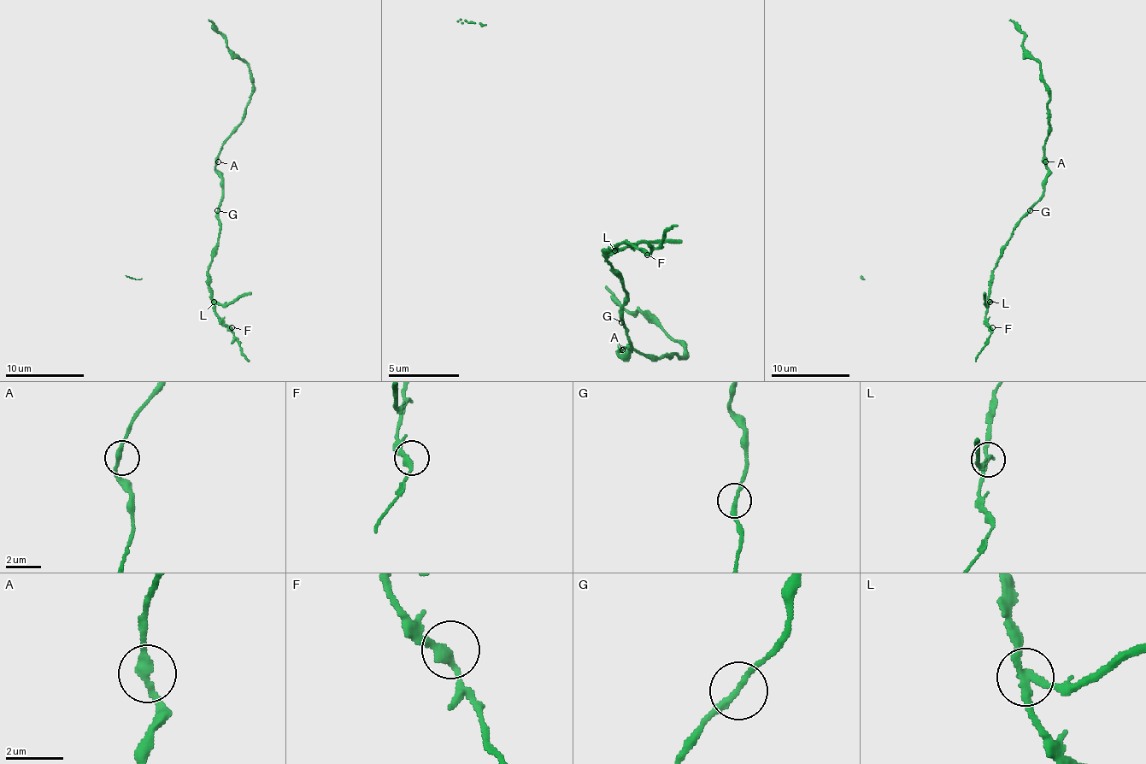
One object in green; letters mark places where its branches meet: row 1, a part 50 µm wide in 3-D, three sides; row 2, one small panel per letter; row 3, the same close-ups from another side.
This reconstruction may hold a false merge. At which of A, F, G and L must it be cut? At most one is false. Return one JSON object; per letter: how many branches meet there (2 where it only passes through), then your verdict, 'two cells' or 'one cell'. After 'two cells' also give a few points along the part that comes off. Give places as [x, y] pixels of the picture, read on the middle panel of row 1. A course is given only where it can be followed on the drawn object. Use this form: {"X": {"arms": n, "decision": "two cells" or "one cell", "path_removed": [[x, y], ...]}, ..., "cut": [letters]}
{"A": {"arms": 2, "decision": "one cell"}, "F": {"arms": 2, "decision": "one cell"}, "G": {"arms": 2, "decision": "one cell"}, "L": {"arms": 3, "decision": "two cells", "path_removed": [[615, 251], [682, 240]]}, "cut": ["L"]}

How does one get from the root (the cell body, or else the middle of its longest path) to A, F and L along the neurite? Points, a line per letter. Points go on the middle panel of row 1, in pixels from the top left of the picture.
A: (622, 321), (629, 339), (629, 346), (619, 353), (622, 349)
F: (622, 321), (625, 290), (622, 286), (622, 279), (605, 258), (612, 248), (619, 243), (633, 243), (647, 255)
L: (622, 321), (625, 290), (622, 286), (622, 279), (605, 258), (612, 248), (615, 251)

